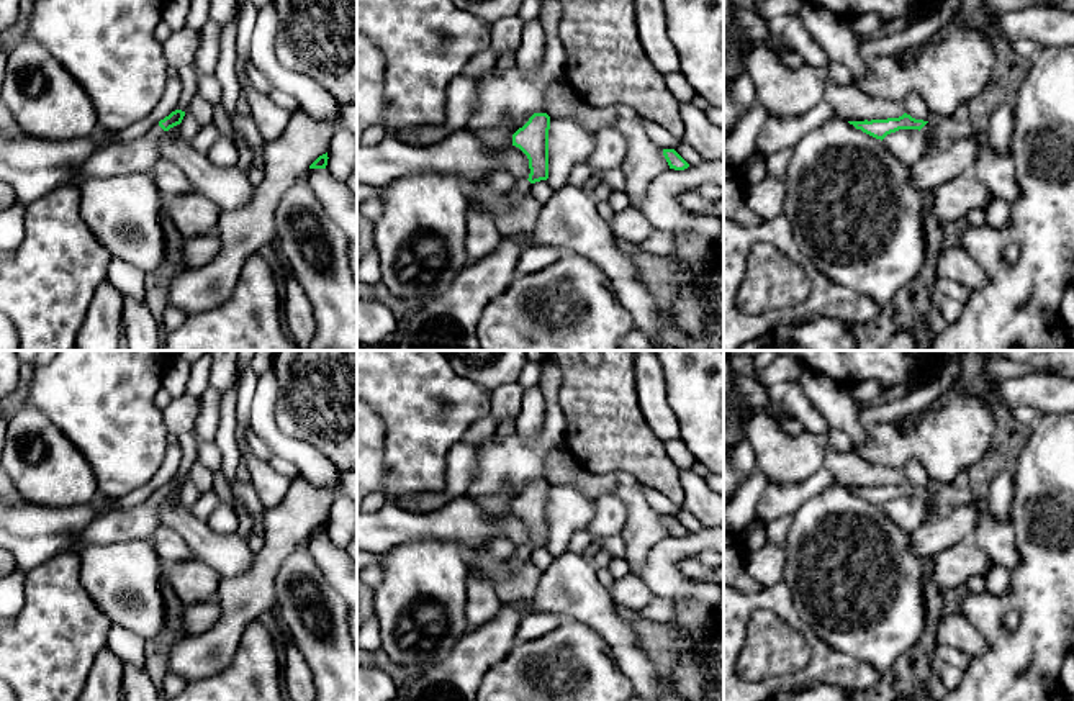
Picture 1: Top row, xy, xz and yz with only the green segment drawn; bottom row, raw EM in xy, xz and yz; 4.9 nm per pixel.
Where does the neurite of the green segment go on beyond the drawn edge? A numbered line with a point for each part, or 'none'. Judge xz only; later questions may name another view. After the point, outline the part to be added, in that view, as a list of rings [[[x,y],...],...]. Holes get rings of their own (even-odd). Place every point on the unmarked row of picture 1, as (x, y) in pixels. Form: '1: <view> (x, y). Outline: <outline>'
1: xz (523, 552). Outline: [[[519,545],[514,555],[509,559],[512,565],[527,562],[530,559],[530,549],[527,545]]]

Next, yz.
1: yz (927, 497). Outline: [[[927,490],[922,496],[920,496],[920,500],[923,501],[923,504],[925,504],[925,524],[927,522],[930,522],[933,518],[935,518],[935,513],[933,513],[933,508],[935,508],[935,498],[933,498],[933,495],[932,495],[932,491],[930,490]]]

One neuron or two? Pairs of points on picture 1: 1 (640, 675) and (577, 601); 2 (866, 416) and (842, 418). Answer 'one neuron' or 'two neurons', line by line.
1: one neuron
2: two neurons

